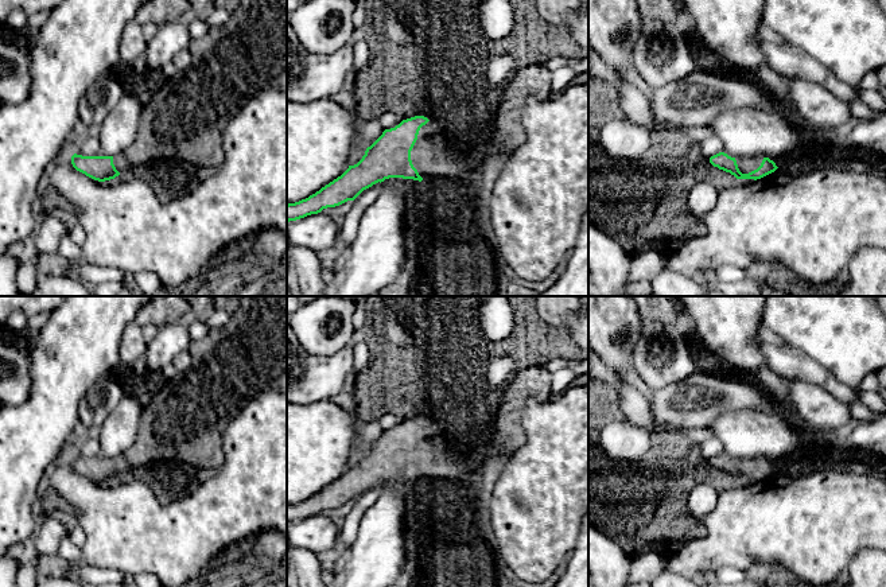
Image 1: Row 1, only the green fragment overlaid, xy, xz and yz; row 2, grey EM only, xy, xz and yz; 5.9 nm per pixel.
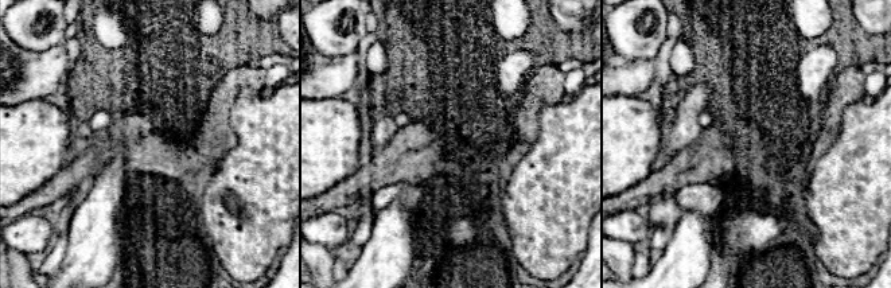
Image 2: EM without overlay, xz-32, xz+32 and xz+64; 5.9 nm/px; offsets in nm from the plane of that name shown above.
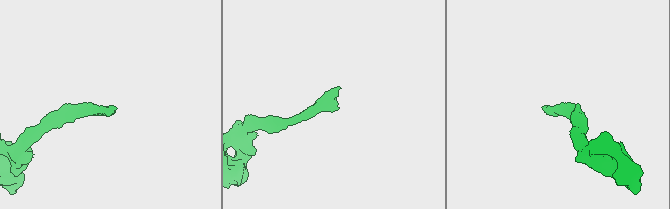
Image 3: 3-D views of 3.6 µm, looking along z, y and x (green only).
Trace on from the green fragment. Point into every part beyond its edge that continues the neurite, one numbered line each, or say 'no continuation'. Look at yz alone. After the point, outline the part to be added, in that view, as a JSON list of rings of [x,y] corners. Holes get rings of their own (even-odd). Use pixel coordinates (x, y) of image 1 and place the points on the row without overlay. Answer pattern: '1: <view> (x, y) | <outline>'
1: yz (746, 466) | [[[757,456],[757,458],[731,458],[731,459],[737,462],[738,470],[742,475],[749,475],[761,467],[765,458]]]

